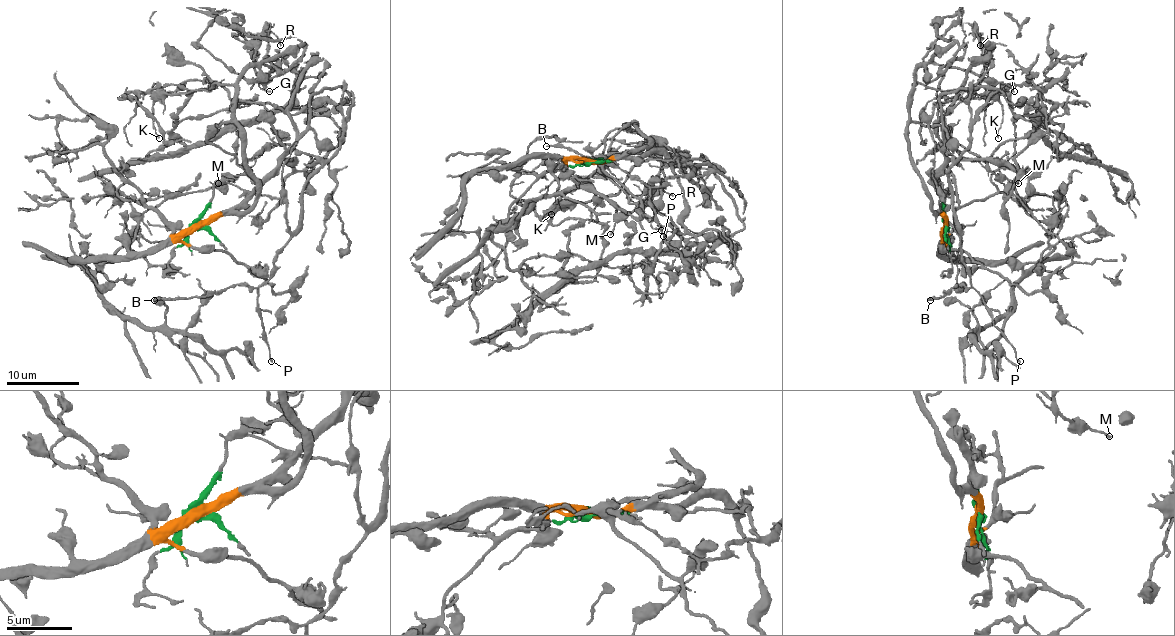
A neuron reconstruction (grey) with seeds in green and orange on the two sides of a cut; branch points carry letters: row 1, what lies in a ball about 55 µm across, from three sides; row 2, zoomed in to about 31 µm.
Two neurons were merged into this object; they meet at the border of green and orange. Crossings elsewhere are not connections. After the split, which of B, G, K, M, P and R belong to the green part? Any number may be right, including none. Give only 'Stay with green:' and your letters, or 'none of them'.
Stay with green: B, P

